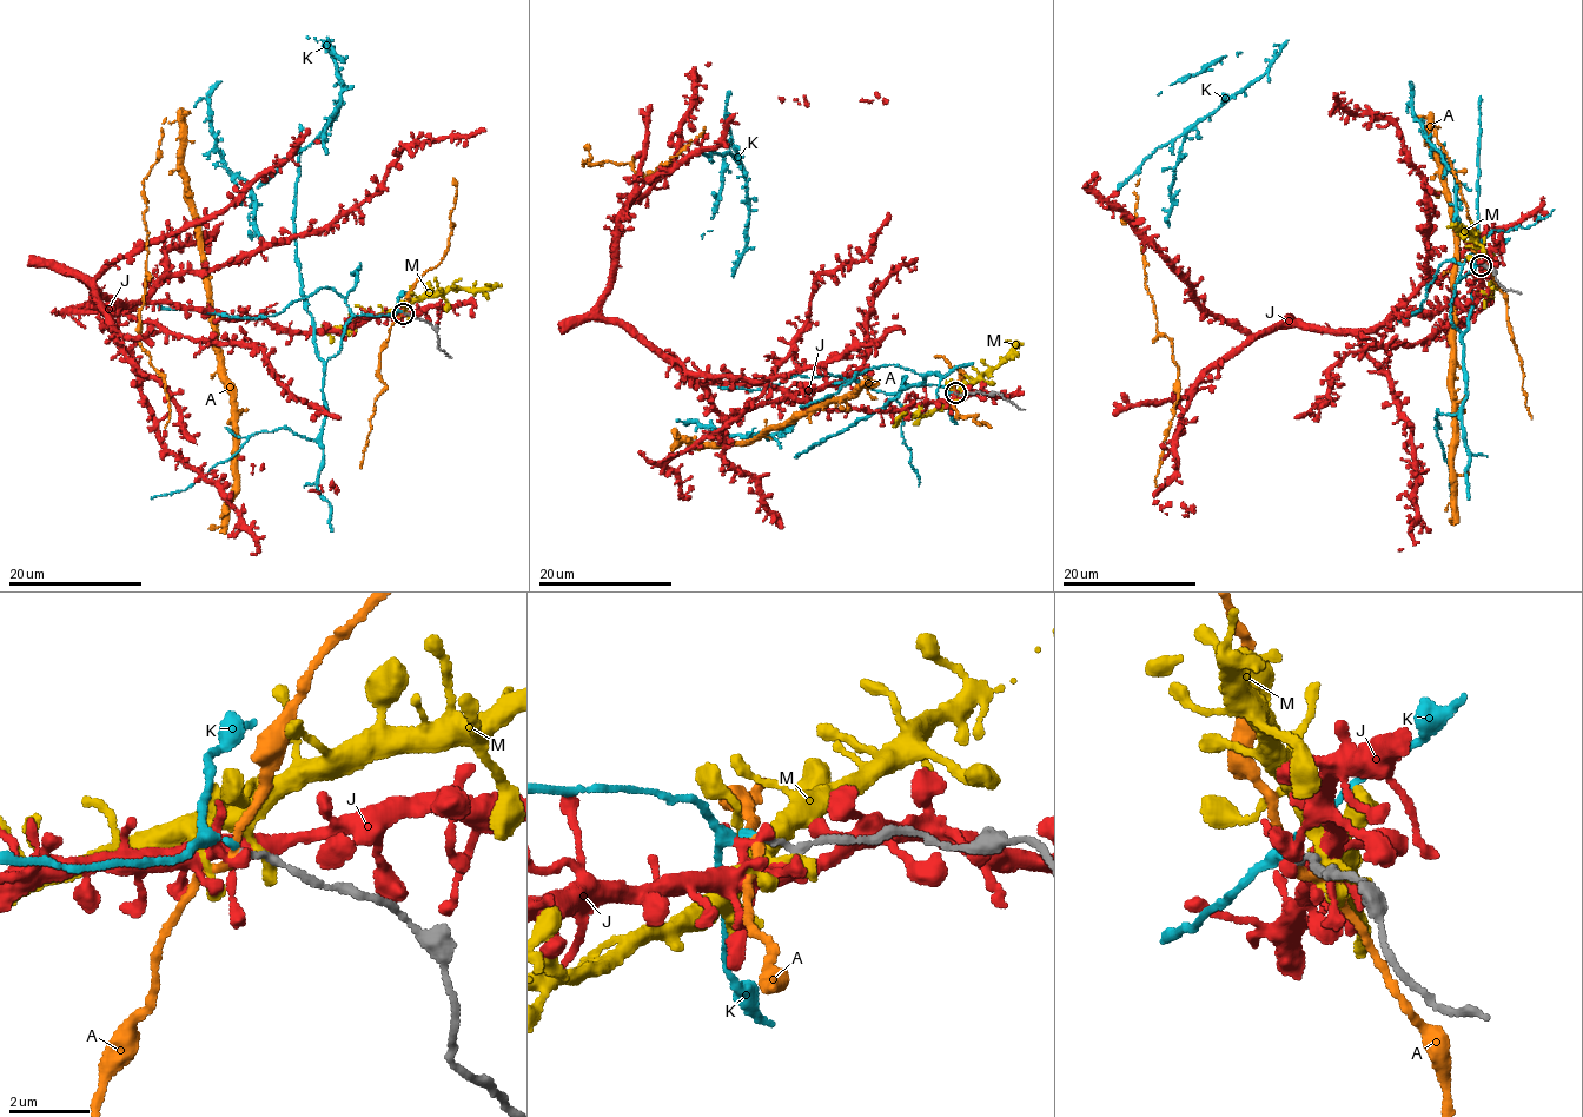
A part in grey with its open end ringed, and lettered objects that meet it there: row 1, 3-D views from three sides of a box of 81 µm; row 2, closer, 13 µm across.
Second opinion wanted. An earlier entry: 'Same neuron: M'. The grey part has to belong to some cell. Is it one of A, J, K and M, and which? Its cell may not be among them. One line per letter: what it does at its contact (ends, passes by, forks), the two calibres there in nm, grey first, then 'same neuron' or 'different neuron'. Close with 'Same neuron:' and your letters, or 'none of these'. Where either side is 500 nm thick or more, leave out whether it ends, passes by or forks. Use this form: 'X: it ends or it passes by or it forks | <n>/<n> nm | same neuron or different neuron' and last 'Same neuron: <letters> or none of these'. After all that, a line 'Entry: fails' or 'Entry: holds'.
A: it passes by | 110/200 nm | different neuron
J: it passes by | 150/190 nm | different neuron
K: it passes by | 110/170 nm | same neuron
M: it ends | 200/340 nm | different neuron
Same neuron: K
Entry: fails

